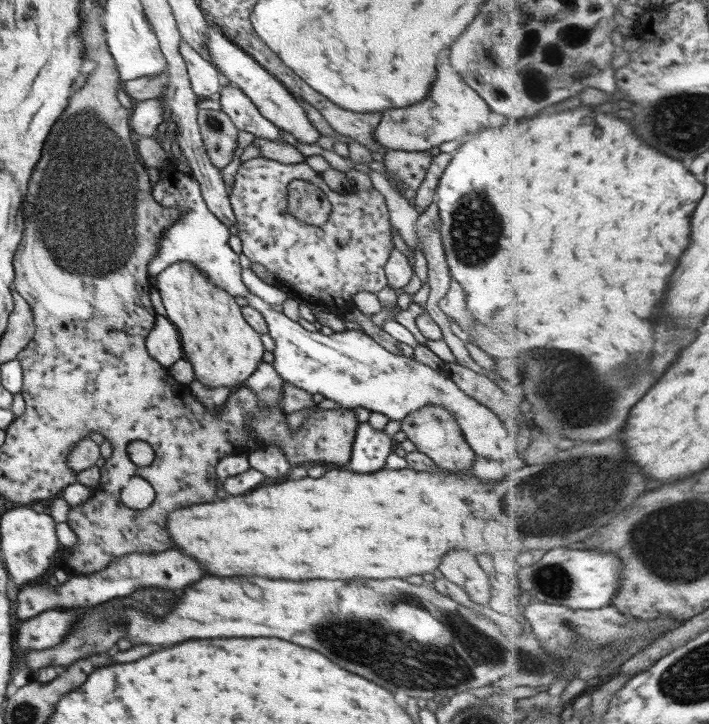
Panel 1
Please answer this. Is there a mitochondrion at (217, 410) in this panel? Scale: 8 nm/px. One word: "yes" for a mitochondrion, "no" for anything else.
no

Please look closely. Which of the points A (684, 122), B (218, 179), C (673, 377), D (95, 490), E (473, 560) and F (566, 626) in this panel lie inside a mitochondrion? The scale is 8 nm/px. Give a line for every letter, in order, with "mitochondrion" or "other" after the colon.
A: mitochondrion
B: other
C: other
D: other
E: other
F: mitochondrion

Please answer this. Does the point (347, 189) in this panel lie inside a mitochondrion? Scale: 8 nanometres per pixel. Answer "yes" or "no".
no

